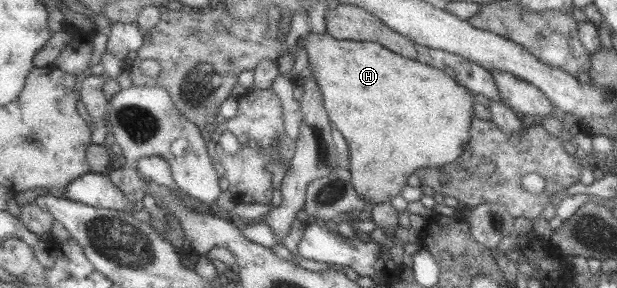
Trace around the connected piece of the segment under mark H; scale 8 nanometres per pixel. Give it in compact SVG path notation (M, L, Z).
M311 31L306 36L303 44L305 44L308 56L308 68L305 73L310 73L317 79L323 92L323 105L325 105L327 113L329 113L329 118L346 139L349 146L349 160L351 162L349 169L352 172L353 185L355 185L357 192L367 199L368 204L393 200L393 196L403 194L403 189L407 188L411 174L416 174L419 169L443 167L449 162L453 162L463 152L465 145L470 140L470 126L474 118L473 101L475 98L469 94L468 90L457 79L451 78L446 72L435 67L412 58L405 58L403 55L397 54L394 50L389 50L389 48L378 42L339 40L338 38L333 38L328 32L317 34L317 32Z

